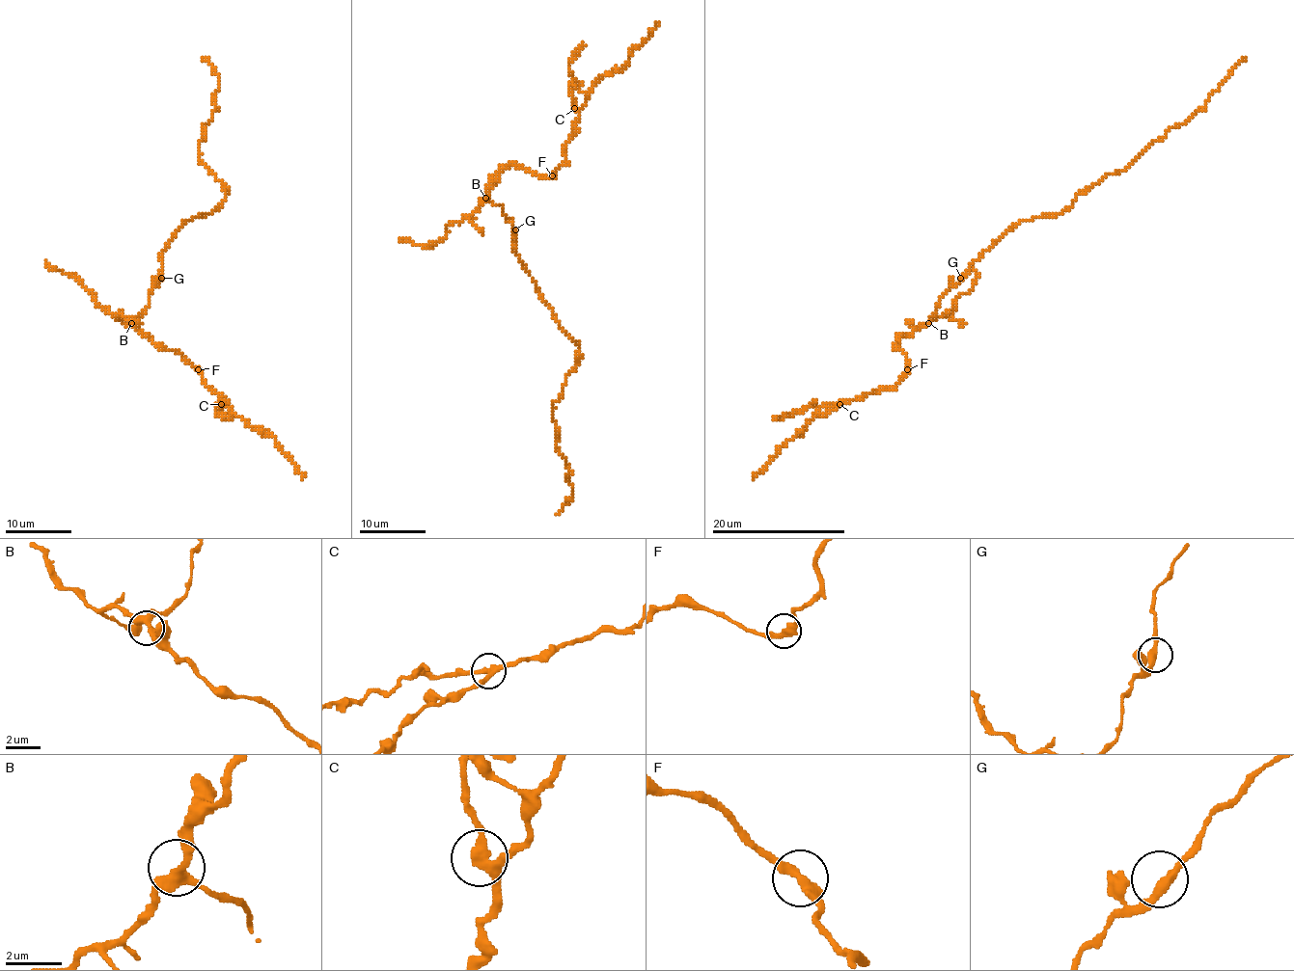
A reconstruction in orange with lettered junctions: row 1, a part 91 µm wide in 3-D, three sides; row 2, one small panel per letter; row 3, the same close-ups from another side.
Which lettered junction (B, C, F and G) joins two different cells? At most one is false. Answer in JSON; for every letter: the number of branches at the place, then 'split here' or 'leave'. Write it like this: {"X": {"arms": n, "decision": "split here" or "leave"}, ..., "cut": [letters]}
{"B": {"arms": 3, "decision": "leave"}, "C": {"arms": 3, "decision": "split here"}, "F": {"arms": 2, "decision": "leave"}, "G": {"arms": 2, "decision": "leave"}, "cut": ["C"]}

